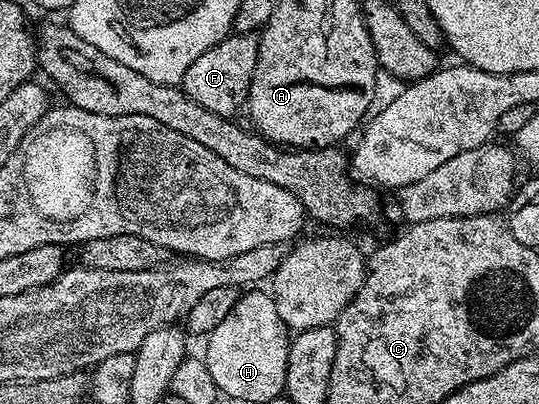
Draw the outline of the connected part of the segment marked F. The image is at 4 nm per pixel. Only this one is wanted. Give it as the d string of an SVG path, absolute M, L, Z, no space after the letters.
M234 32L220 40L220 44L208 48L208 52L192 60L188 72L184 72L182 77L181 90L192 100L196 100L196 104L208 108L208 112L216 112L225 118L237 115L237 110L241 106L243 109L250 97L250 81L258 59L258 39L257 33Z

